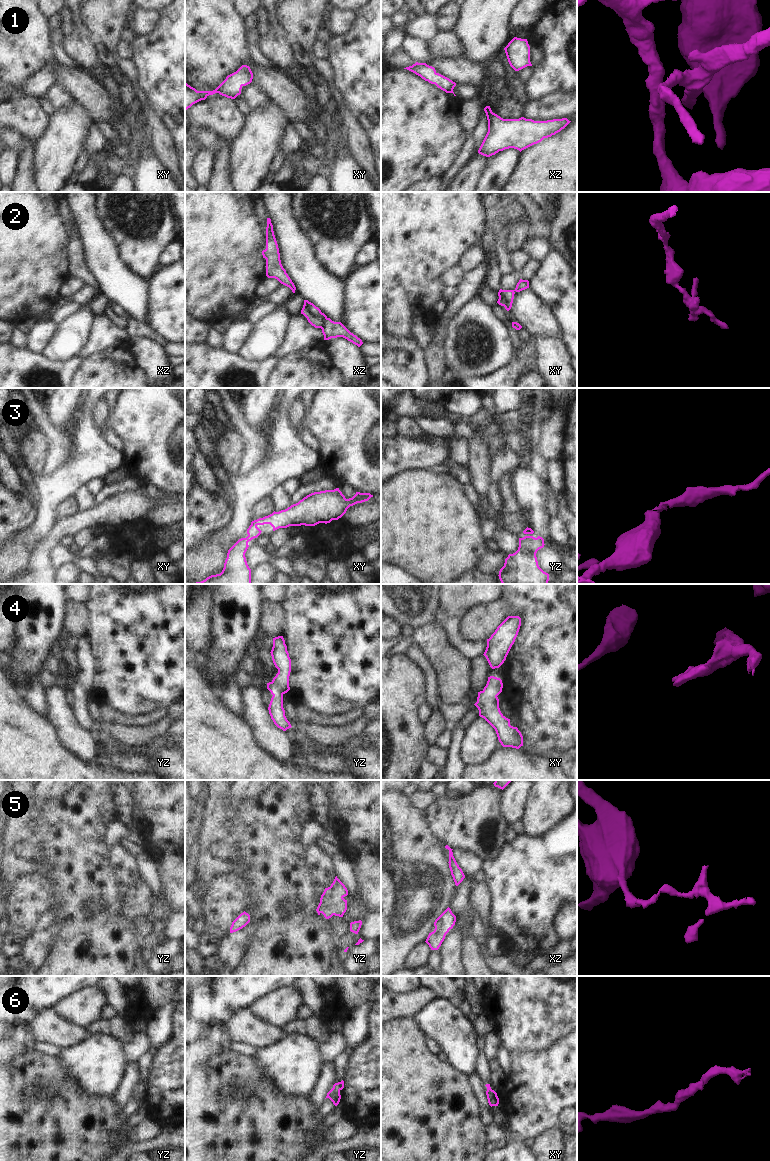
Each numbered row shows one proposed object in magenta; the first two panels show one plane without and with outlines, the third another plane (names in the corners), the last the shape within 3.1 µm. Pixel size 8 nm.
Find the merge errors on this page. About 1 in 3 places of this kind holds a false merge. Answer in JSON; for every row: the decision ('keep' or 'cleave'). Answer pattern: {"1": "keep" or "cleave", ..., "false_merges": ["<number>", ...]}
{"1": "keep", "2": "cleave", "3": "keep", "4": "keep", "5": "keep", "6": "keep", "false_merges": ["2"]}

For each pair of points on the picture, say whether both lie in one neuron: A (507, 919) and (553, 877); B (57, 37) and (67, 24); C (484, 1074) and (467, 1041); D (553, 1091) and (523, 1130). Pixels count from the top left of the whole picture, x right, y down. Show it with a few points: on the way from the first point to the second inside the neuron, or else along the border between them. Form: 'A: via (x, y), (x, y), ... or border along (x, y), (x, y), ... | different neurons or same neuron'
A: via (519, 907), (541, 882) | same neuron
B: border along (59, 29), (64, 35) | different neurons
C: border along (480, 1050), (474, 1071) | different neurons
D: via (543, 1101), (525, 1120) | same neuron

